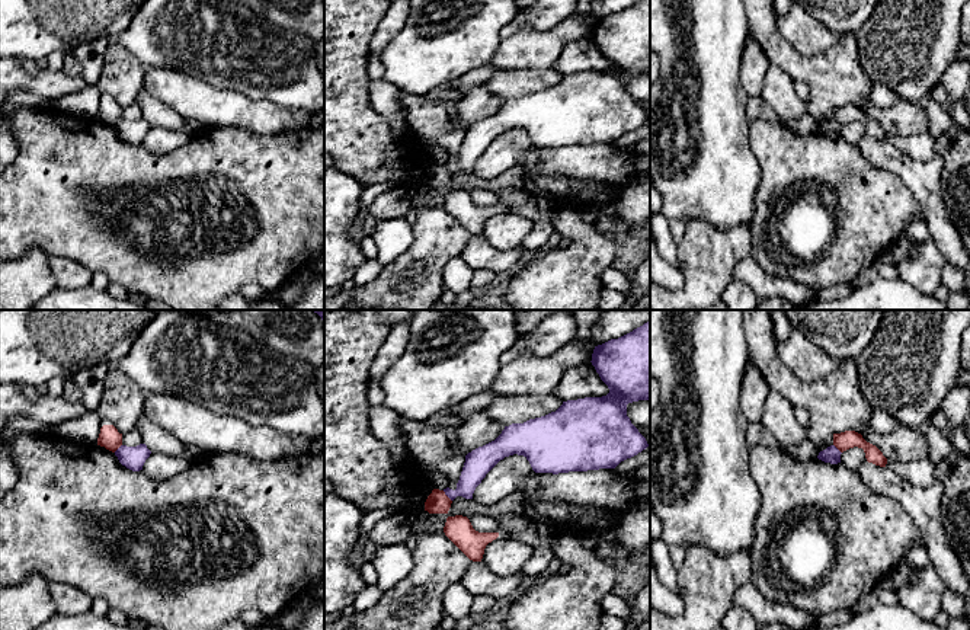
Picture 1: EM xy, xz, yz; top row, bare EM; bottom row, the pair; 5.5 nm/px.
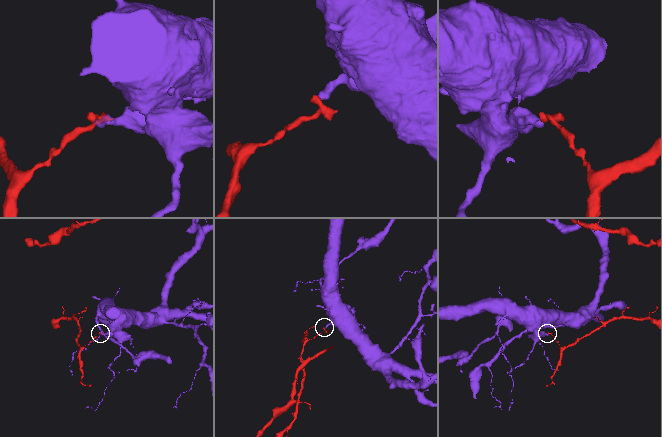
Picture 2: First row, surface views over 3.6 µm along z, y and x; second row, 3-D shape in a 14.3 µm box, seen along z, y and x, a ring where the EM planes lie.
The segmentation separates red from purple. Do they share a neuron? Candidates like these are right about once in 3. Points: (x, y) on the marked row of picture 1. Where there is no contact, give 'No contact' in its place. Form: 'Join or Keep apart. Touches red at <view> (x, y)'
Keep apart. Touches red at xz (447, 496)

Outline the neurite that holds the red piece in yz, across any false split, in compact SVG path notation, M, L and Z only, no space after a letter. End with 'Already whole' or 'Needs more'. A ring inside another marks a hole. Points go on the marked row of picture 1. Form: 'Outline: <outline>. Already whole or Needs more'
Outline: M845 431L841 434L833 434L833 445L841 452L854 447L862 448L868 463L873 463L880 467L886 467L887 464L887 458L883 455L883 452L875 445L867 442L862 438L862 435L855 431Z. Already whole

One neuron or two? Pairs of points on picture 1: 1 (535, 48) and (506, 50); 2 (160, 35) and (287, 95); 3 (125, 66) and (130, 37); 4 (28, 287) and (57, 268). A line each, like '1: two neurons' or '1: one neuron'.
1: one neuron
2: one neuron
3: two neurons
4: two neurons

